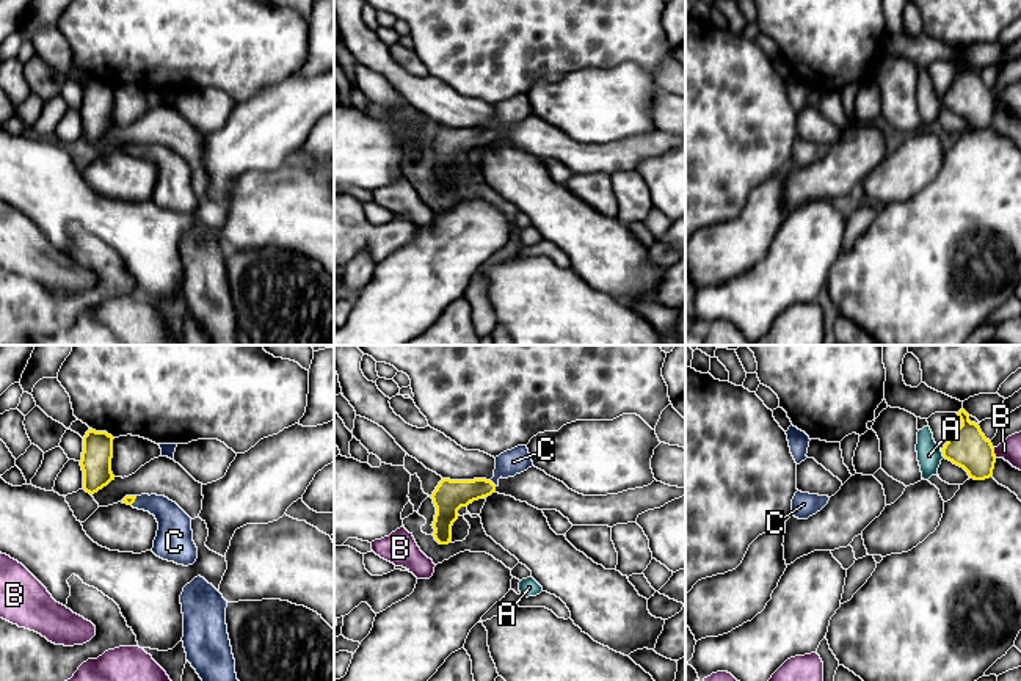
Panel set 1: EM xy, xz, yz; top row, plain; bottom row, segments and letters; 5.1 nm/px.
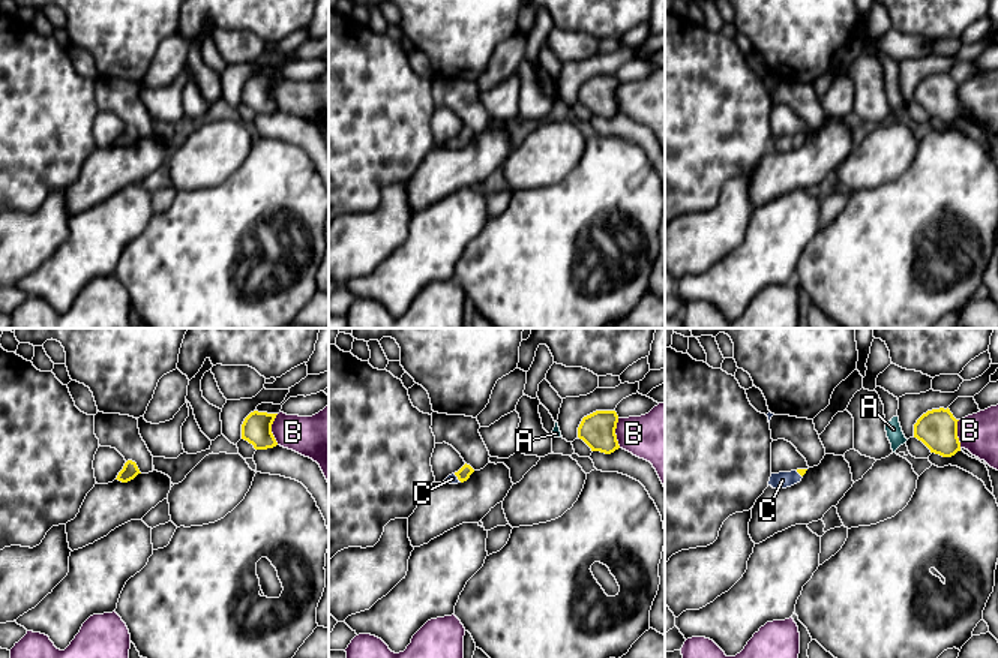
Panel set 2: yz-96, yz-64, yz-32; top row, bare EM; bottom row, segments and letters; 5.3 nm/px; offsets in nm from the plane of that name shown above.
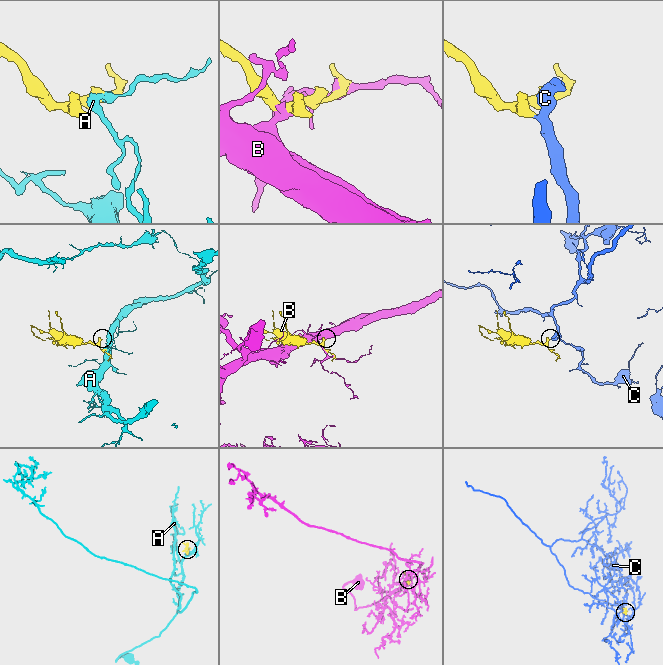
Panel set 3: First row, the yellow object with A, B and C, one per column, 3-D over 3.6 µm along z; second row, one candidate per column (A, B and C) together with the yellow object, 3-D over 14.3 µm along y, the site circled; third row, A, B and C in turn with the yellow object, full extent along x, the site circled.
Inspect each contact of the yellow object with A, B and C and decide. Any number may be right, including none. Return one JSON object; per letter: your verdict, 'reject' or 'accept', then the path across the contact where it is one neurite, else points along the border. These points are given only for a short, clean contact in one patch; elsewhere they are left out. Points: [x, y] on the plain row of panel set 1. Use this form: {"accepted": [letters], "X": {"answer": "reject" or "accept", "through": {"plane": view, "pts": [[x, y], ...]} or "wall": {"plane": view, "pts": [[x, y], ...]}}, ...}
{"accepted": ["C"], "A": {"answer": "reject", "wall": {"plane": "yz", "pts": [[940, 98], [944, 105]]}}, "B": {"answer": "reject"}, "C": {"answer": "accept", "through": {"plane": "xz", "pts": [[449, 145], [485, 137], [491, 131], [513, 110]]}}}

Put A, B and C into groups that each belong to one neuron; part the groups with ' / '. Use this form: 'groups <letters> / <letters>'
groups A / B / C

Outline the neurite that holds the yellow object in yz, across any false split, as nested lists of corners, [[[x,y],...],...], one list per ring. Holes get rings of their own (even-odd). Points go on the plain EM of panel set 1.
[[[963,56],[957,63],[961,74],[941,97],[943,105],[963,116],[969,127],[990,127],[996,111],[991,89],[985,86],[979,72],[969,69],[969,63]]]

